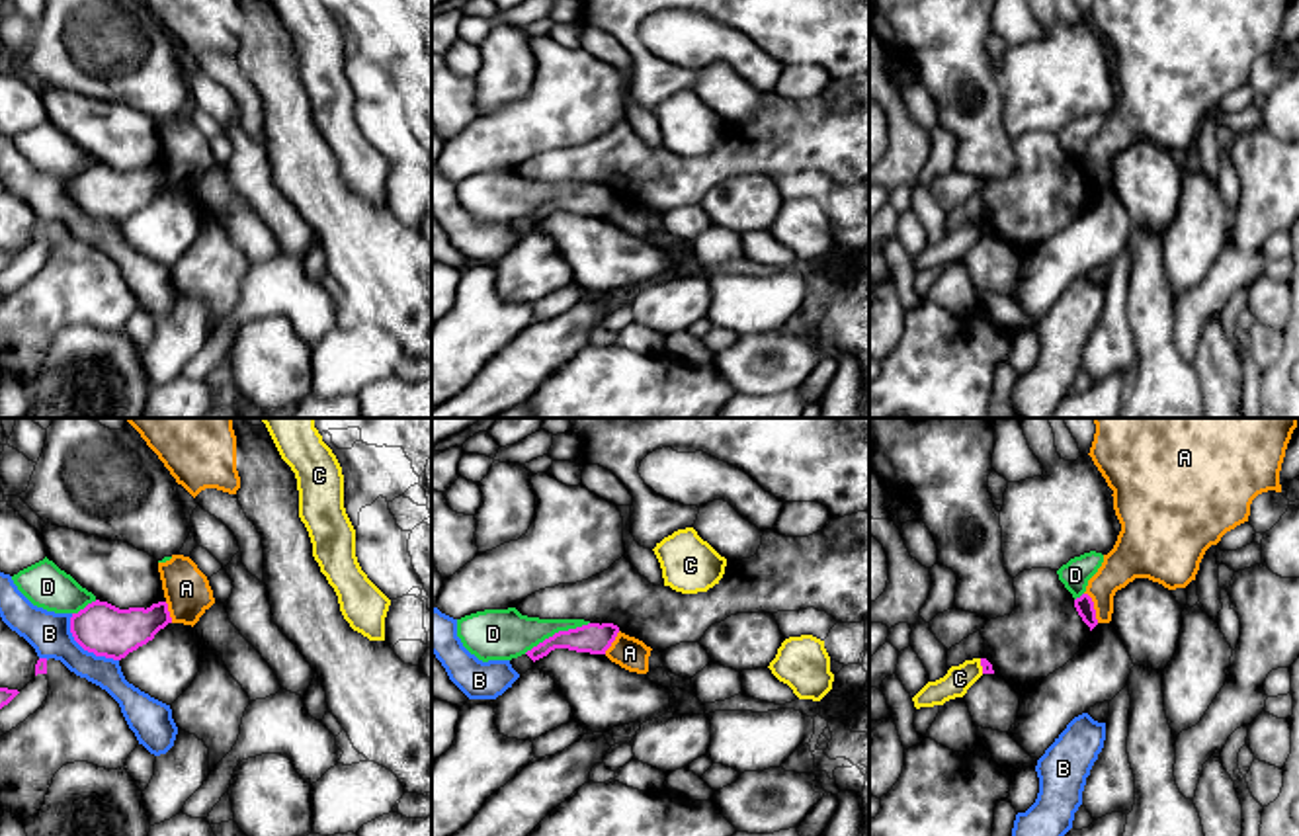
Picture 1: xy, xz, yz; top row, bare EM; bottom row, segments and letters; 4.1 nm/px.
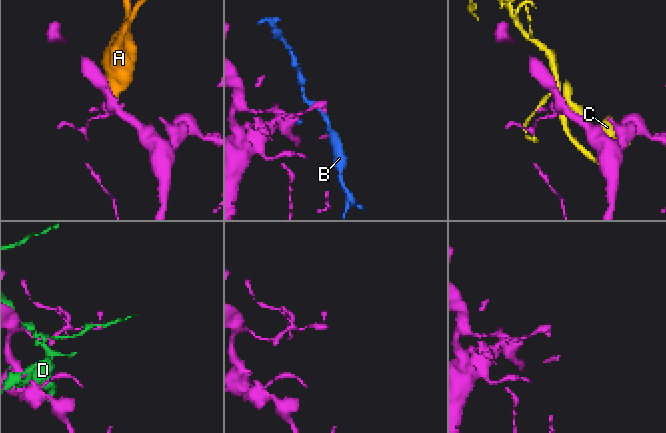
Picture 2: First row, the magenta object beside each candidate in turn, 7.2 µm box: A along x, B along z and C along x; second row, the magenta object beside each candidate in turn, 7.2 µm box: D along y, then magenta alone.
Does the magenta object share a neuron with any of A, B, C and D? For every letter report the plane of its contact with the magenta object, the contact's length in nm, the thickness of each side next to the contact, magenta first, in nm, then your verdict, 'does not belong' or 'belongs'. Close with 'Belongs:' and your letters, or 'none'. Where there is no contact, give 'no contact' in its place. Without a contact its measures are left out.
A: yz | 140 nm | 80/160 nm | does not belong
B: xy | 280 nm | 220/180 nm | does not belong
C: yz | 70 nm | 50/110 nm | does not belong
D: xz | 300 nm | 120/200 nm | does not belong
Belongs: none

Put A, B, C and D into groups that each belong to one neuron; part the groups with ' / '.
A / B / C / D

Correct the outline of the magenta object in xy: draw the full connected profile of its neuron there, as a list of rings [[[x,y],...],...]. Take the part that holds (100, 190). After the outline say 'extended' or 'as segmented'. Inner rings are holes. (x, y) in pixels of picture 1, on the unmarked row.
[[[96,162],[72,176],[70,195],[84,213],[121,223],[152,203],[168,186],[172,186],[172,180],[166,164],[152,166],[147,172],[119,172]]]; as segmented

